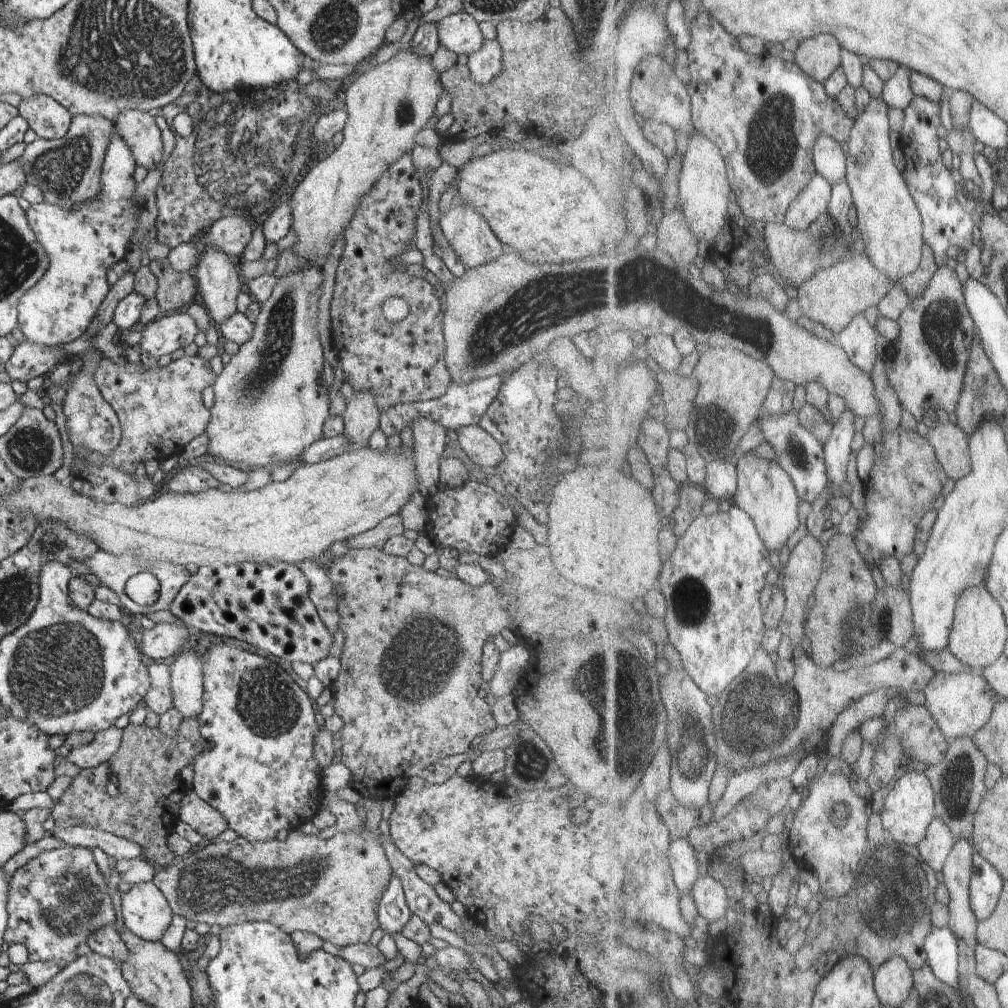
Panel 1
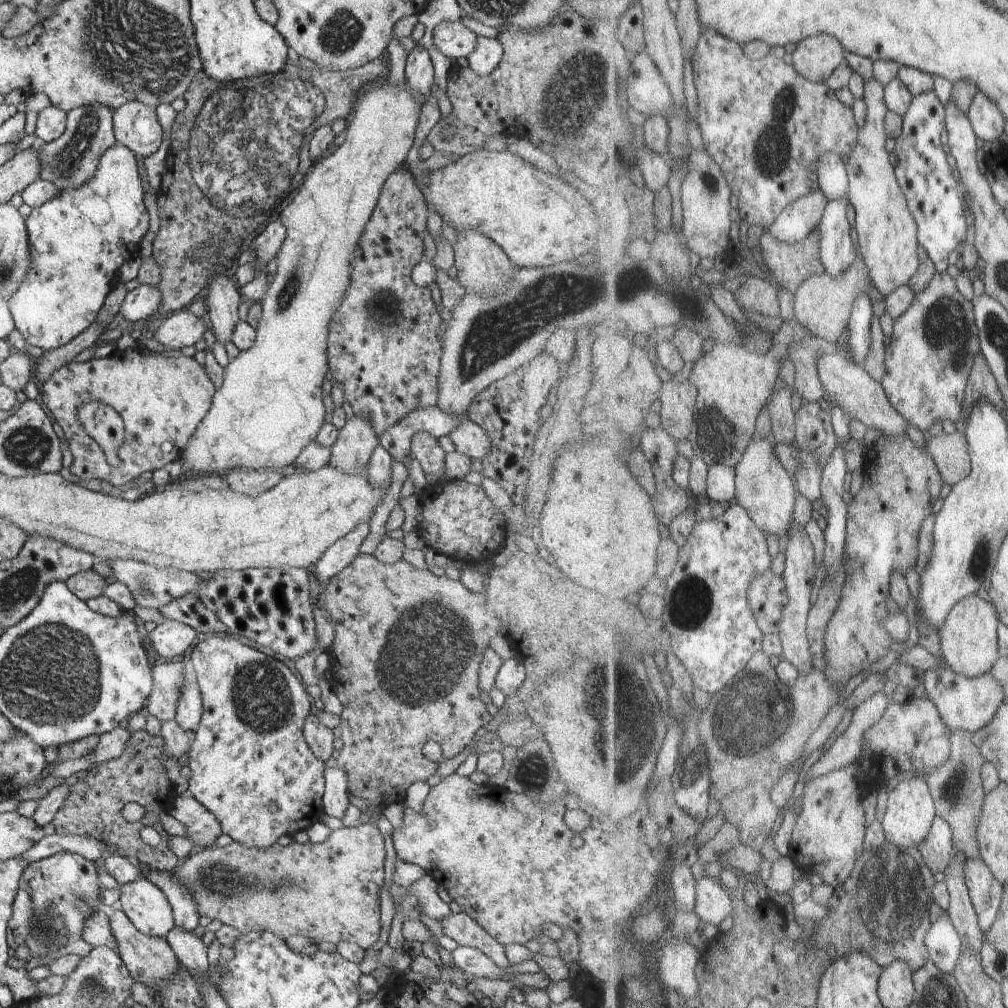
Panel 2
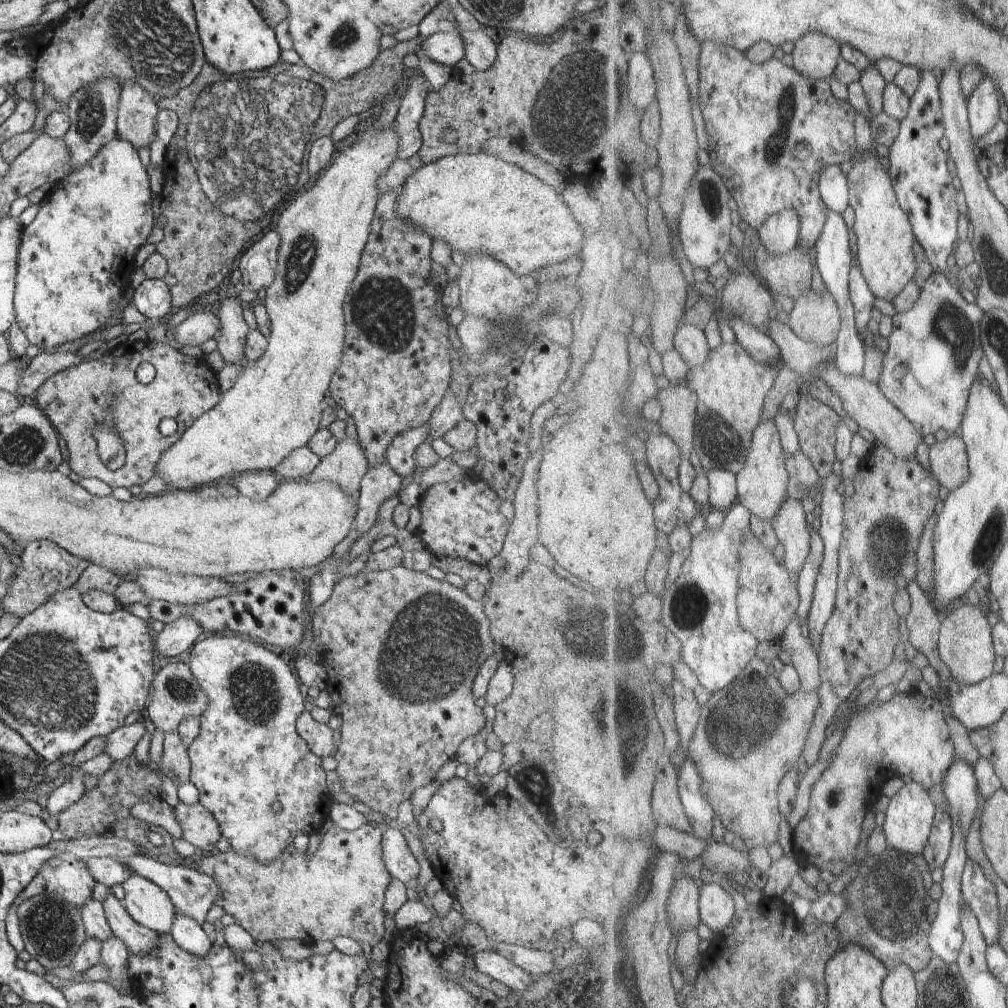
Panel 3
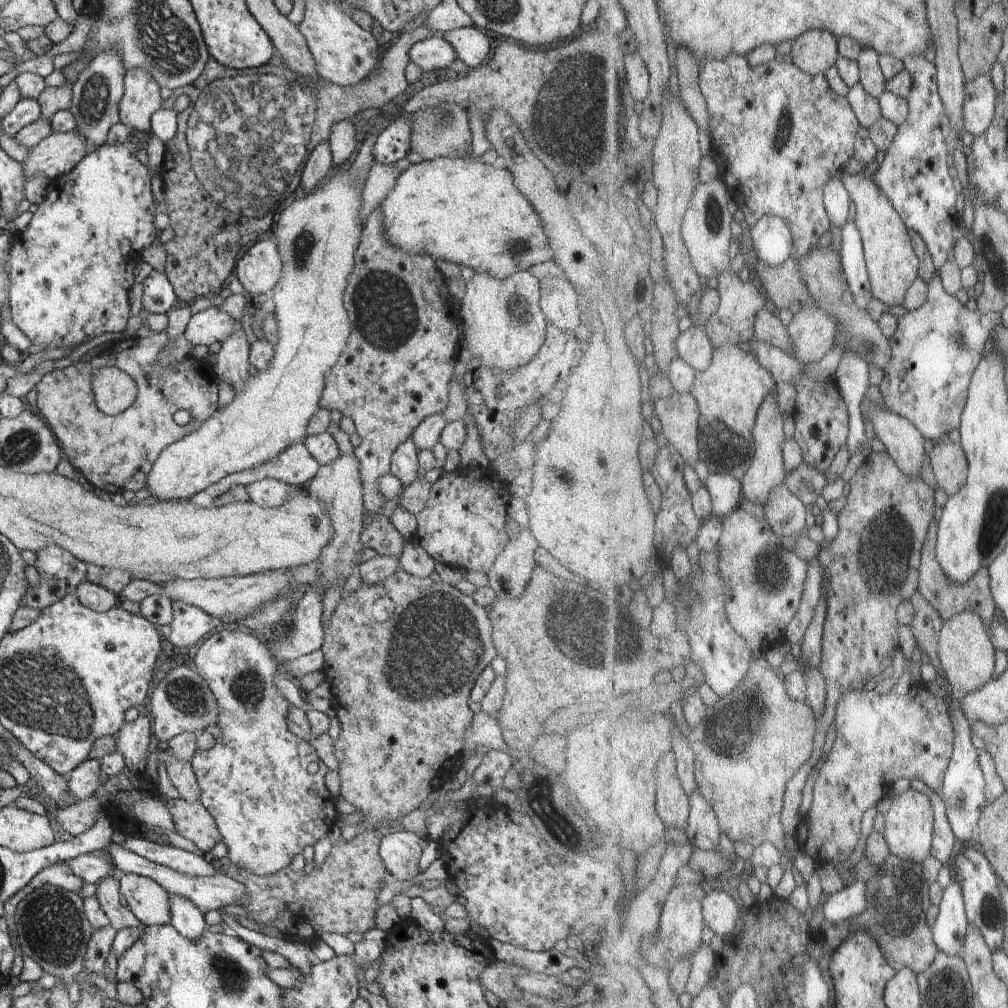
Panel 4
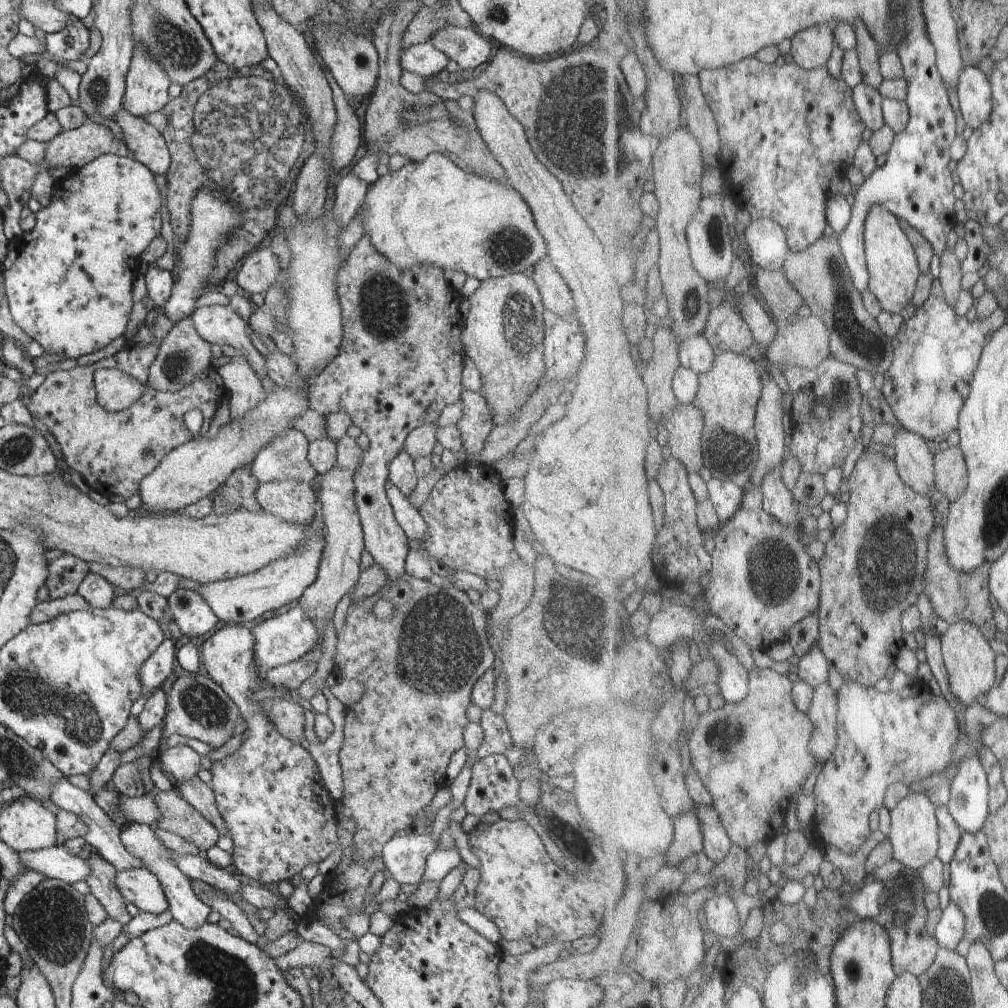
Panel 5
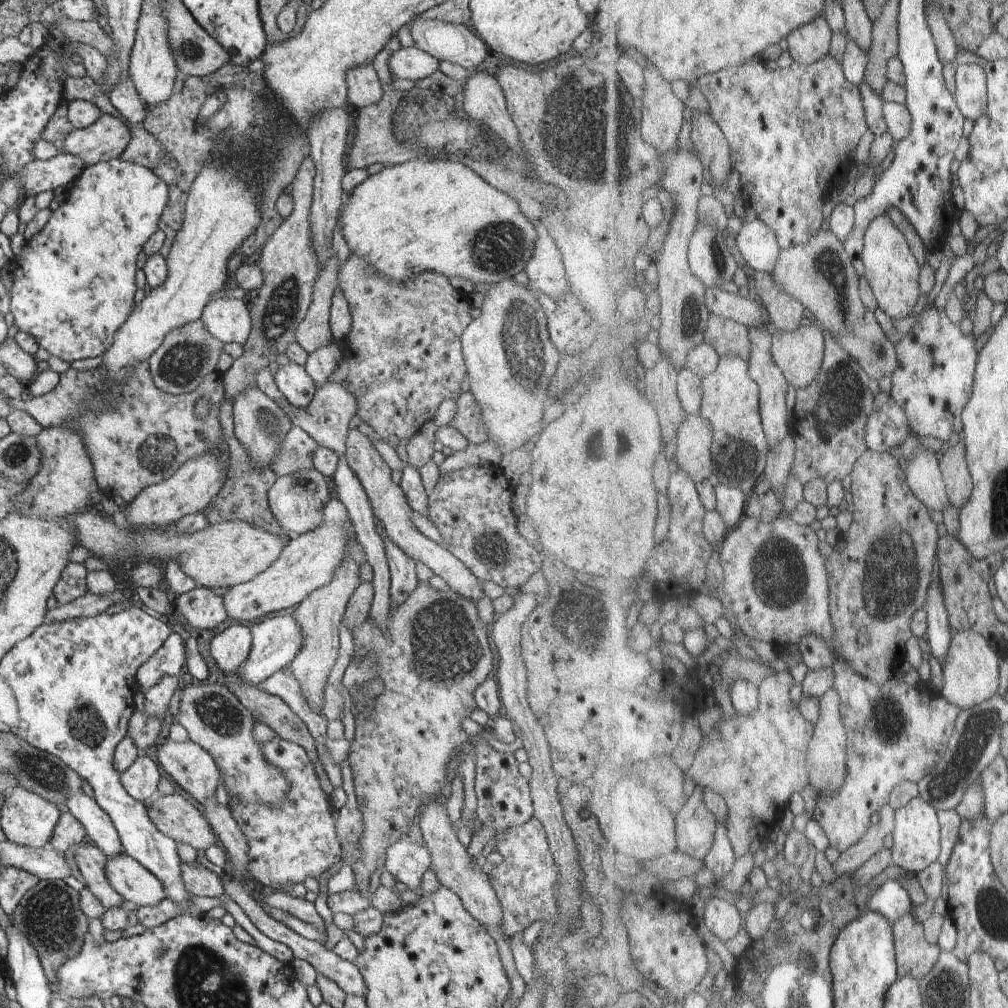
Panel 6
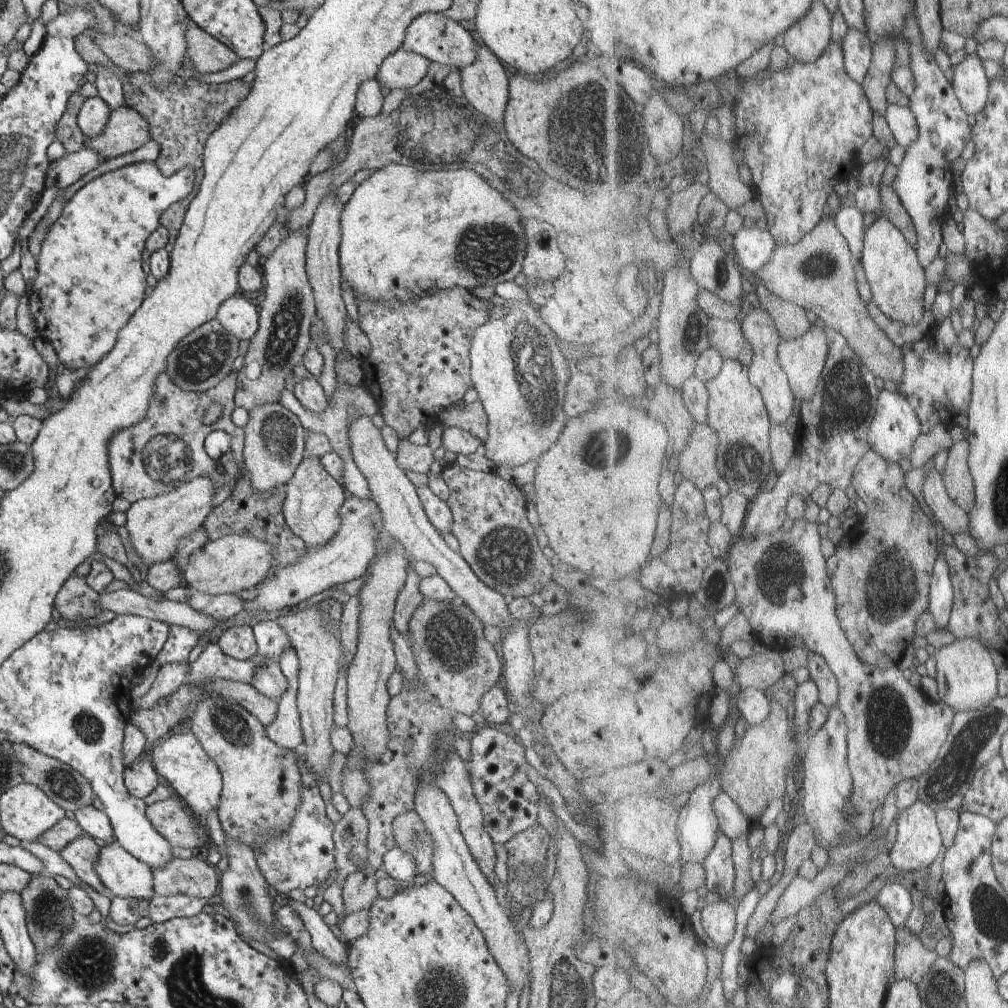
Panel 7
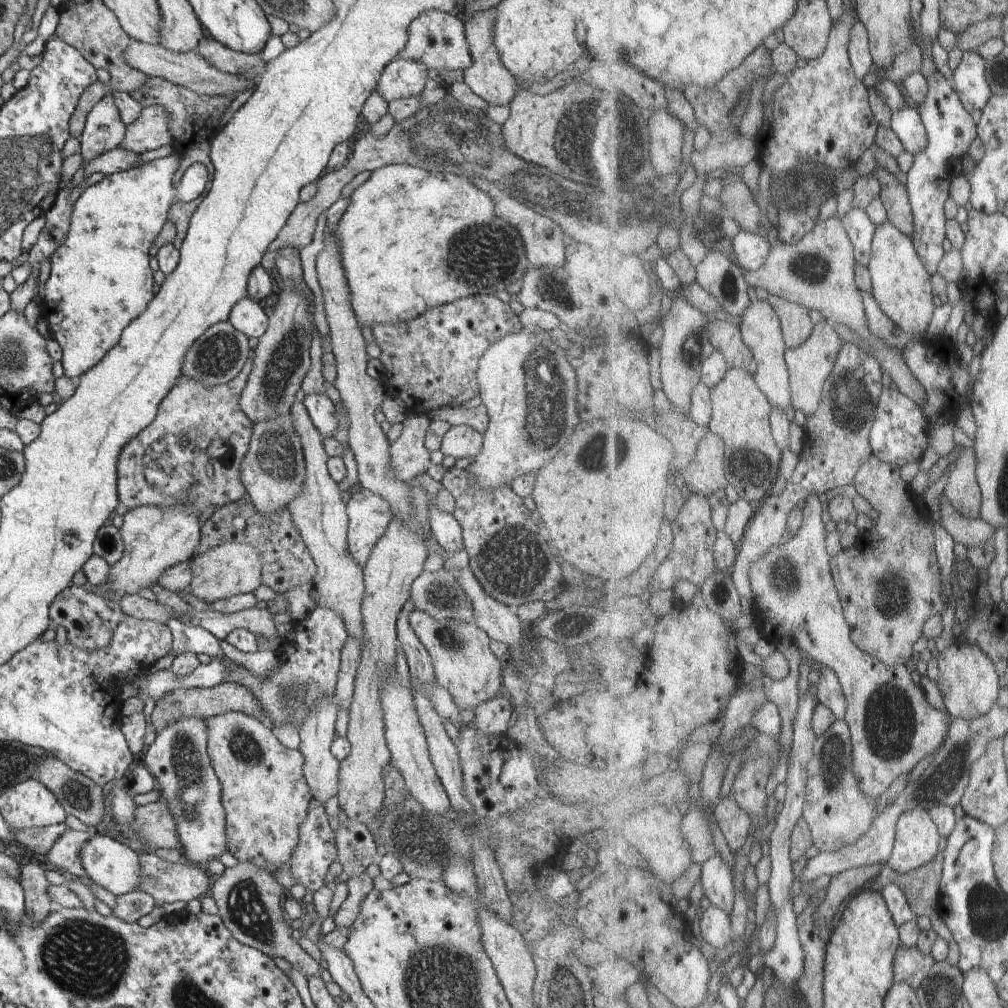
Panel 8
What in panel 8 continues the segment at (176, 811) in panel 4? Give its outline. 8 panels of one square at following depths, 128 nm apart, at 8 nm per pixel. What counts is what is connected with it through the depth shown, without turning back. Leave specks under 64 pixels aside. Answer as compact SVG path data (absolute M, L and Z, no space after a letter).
M163 799L137 806L133 828L149 845L150 850L178 849L182 851L175 820Z

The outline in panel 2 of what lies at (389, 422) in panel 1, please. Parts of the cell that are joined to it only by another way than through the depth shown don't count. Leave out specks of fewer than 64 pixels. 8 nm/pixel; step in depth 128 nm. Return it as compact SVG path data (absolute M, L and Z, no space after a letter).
M438 406L415 408L400 421L384 430L382 436L379 436L379 444L391 454L394 460L404 464L408 455L411 455L411 442L416 433L424 431L438 439L440 436L448 435L466 418L466 412L459 417L453 417Z

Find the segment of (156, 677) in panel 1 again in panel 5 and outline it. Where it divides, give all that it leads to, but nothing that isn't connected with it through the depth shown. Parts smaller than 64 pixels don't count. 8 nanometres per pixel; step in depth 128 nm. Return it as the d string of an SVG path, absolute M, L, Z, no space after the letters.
M203 672L189 673L188 676L180 676L167 694L167 713L163 718L162 739L171 734L181 734L197 738L218 749L227 745L241 721L239 708L217 682Z

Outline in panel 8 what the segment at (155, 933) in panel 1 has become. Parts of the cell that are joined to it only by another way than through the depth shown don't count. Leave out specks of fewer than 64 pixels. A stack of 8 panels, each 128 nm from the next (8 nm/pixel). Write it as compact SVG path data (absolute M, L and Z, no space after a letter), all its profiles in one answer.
M92 831L91 839L83 844L80 851L80 860L90 883L102 886L104 890L112 892L115 896L123 895L135 890L140 870L138 852L133 851L127 845Z

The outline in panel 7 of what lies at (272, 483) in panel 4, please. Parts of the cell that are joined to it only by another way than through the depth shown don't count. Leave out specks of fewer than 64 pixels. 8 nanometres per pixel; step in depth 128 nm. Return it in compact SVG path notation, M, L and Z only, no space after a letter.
M308 455L285 488L287 495L283 502L283 516L286 524L310 549L322 548L340 530L341 506L347 496L344 485L324 468L320 458Z

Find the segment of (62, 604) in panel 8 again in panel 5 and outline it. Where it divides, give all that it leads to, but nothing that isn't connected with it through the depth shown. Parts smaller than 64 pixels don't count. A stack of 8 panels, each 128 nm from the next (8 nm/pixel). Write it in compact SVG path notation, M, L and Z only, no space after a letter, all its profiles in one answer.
M64 553L50 562L45 582L50 598L61 599L78 593L80 583L89 572L88 563L70 553Z

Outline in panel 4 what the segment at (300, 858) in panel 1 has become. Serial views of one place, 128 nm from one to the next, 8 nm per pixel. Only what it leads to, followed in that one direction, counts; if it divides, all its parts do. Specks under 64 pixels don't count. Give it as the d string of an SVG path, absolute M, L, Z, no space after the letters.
M383 832L357 834L350 842L342 838L332 845L331 853L319 871L305 875L283 868L273 875L261 877L228 862L217 864L220 874L241 882L247 890L242 905L266 933L265 926L275 929L279 937L314 942L324 933L346 935L348 932L366 934L376 927L379 883L388 876L388 870L379 853Z

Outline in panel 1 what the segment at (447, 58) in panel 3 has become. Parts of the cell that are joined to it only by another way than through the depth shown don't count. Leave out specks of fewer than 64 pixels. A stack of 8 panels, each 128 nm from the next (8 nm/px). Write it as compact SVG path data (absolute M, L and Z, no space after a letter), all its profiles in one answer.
M464 10L448 15L436 24L440 44L454 54L469 55L480 50L483 45L479 22Z

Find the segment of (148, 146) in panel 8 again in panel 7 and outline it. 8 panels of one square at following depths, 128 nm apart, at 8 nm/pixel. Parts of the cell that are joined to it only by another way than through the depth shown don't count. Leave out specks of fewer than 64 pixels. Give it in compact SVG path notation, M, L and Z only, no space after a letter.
M122 106L111 111L103 133L93 139L86 139L85 146L108 160L135 151L150 140L148 121L137 110Z

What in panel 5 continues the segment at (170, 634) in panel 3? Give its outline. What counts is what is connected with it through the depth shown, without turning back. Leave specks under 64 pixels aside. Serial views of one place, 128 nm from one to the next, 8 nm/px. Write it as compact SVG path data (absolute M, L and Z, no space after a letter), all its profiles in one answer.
M176 589L168 598L172 611L172 620L179 626L182 634L189 638L208 634L219 618L205 602L197 590Z

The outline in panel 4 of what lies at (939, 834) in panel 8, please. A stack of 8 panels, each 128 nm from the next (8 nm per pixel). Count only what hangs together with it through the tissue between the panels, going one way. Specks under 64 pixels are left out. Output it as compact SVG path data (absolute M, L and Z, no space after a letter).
M911 788L894 797L894 803L887 814L887 830L884 833L894 855L924 864L925 860L933 854L936 825L936 808L932 798L920 790Z

